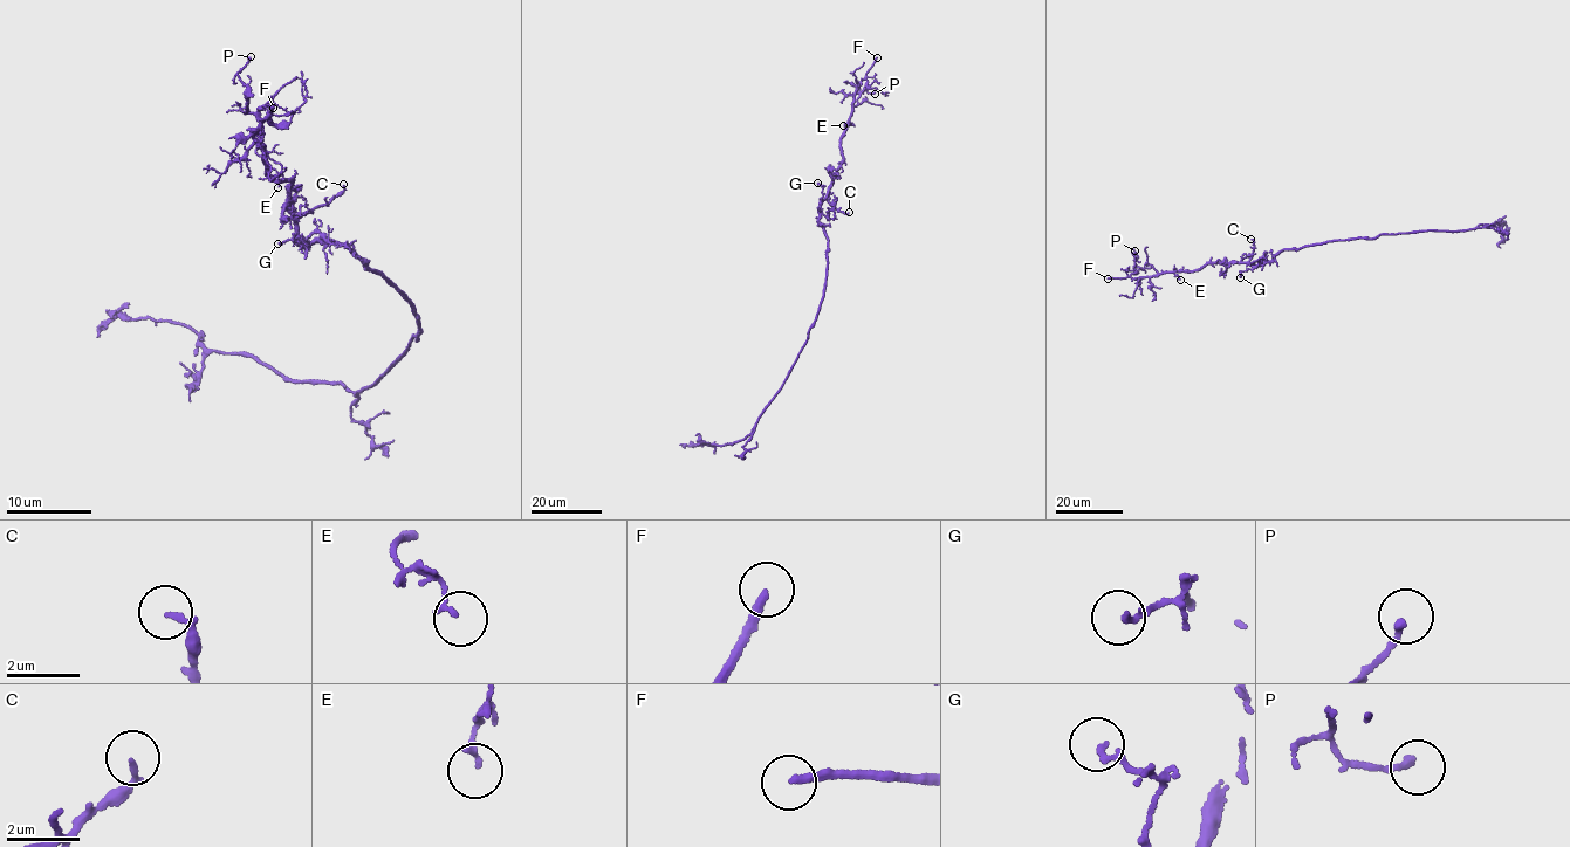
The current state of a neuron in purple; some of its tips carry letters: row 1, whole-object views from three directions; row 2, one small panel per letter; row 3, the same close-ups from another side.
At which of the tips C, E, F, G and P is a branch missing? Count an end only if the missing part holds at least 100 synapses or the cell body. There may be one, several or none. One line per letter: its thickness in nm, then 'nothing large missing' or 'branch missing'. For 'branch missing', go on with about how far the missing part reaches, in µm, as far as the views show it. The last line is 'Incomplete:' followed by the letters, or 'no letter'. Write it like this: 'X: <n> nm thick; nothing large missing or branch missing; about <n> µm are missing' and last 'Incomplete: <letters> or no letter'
C: 150 nm thick; nothing large missing
E: 140 nm thick; nothing large missing
F: 220 nm thick; branch missing; about 60 µm are missing
G: 170 nm thick; nothing large missing
P: 190 nm thick; nothing large missing
Incomplete: F

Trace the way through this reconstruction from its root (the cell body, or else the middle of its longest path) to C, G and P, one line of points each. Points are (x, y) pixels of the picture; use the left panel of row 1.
C: (411, 305), (393, 286), (340, 243), (320, 236), (307, 245), (296, 238), (296, 220), (330, 201), (343, 184)
G: (411, 305), (393, 286), (340, 243), (328, 242), (320, 236), (307, 245), (293, 236), (278, 243)
P: (411, 305), (340, 243), (296, 238), (292, 180), (265, 171), (262, 133), (244, 112), (238, 71), (251, 56)

